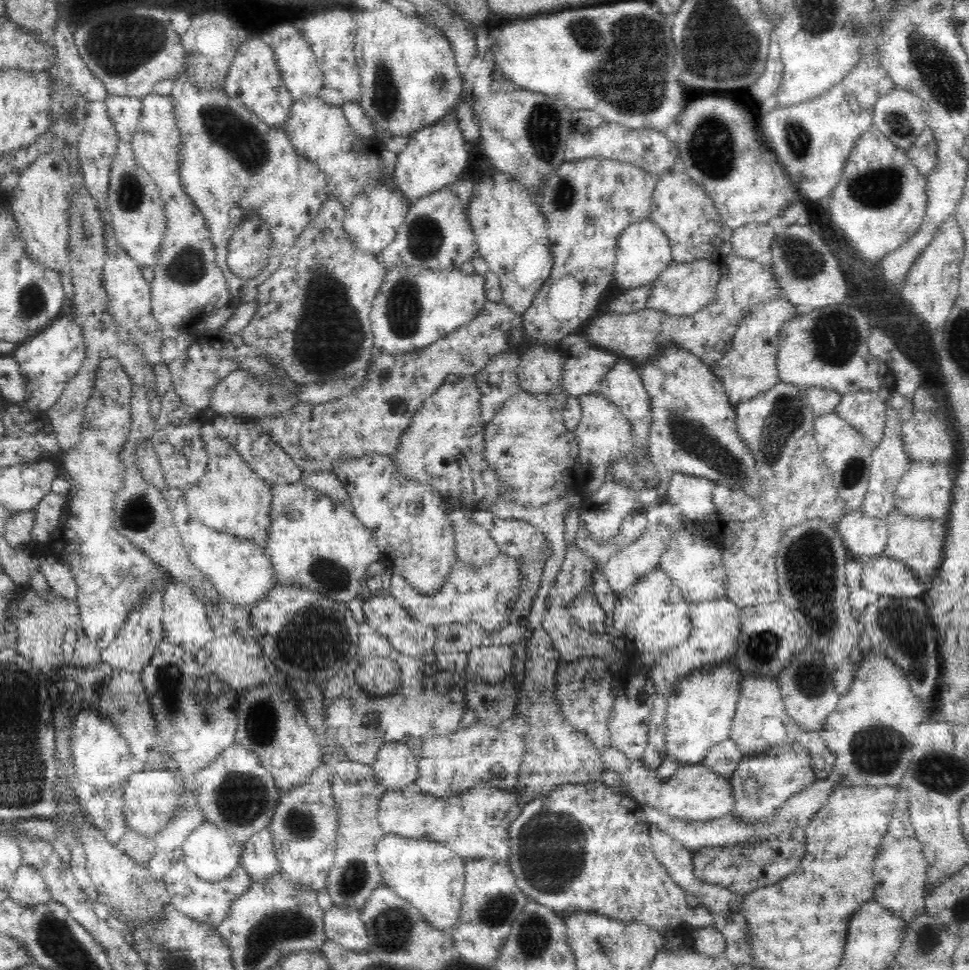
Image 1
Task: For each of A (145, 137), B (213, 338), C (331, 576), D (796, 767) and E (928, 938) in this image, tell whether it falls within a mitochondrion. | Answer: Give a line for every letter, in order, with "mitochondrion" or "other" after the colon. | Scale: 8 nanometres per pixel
A: other
B: other
C: mitochondrion
D: other
E: mitochondrion

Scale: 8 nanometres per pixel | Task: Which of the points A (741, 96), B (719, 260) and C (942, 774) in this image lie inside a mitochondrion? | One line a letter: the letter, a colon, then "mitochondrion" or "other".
A: other
B: other
C: mitochondrion

